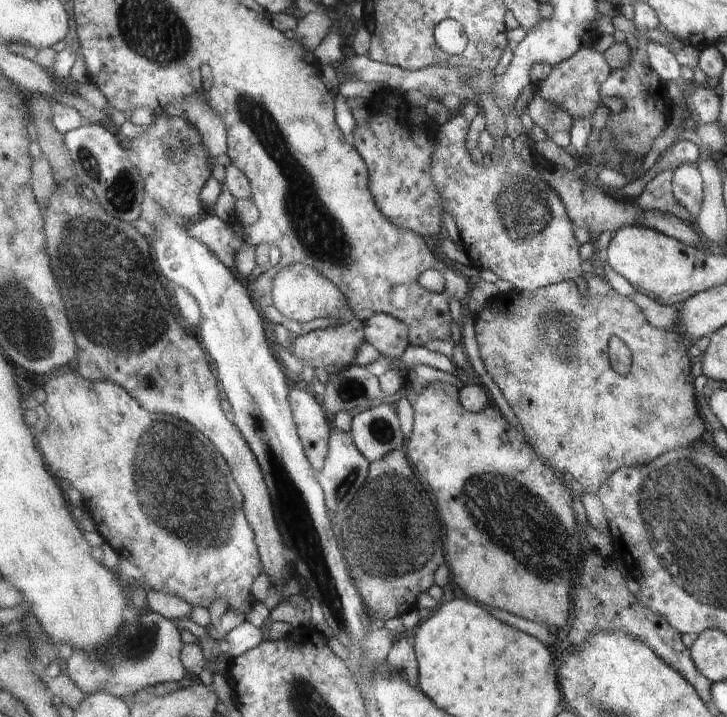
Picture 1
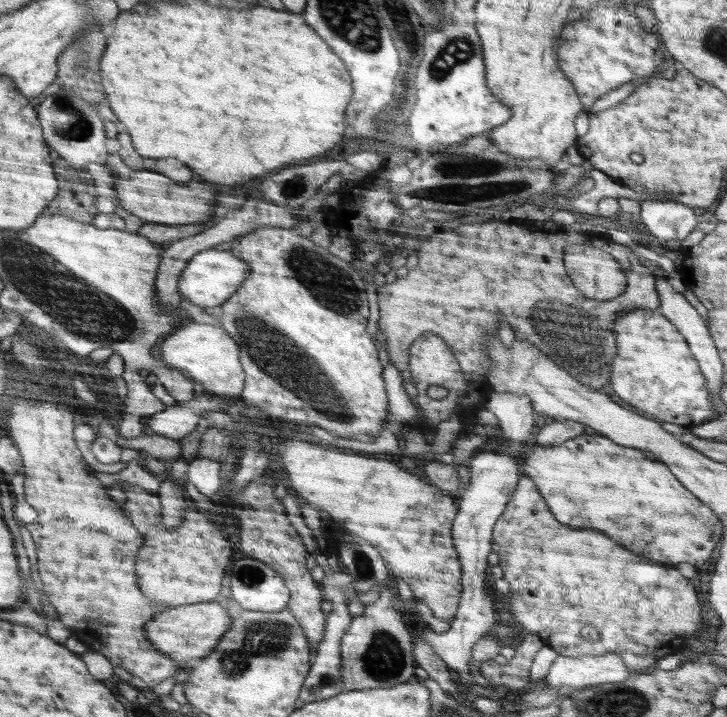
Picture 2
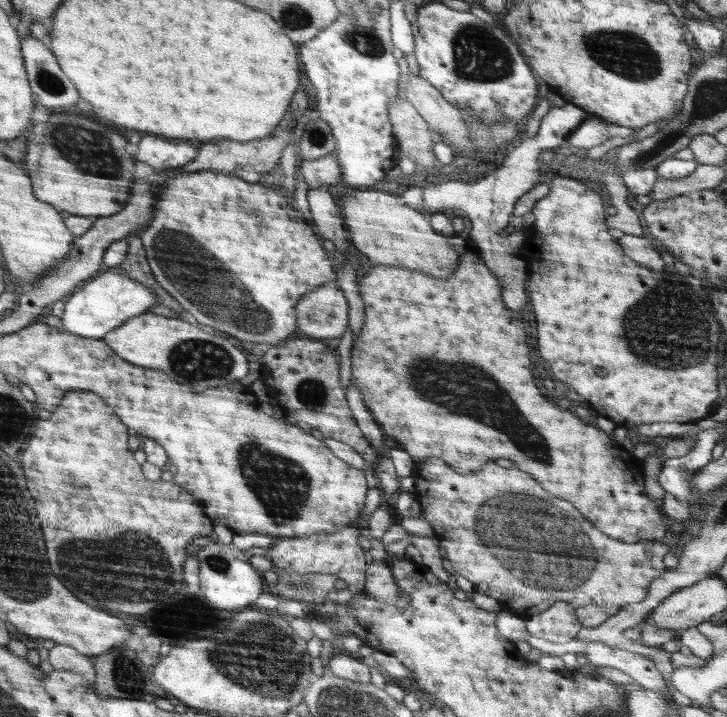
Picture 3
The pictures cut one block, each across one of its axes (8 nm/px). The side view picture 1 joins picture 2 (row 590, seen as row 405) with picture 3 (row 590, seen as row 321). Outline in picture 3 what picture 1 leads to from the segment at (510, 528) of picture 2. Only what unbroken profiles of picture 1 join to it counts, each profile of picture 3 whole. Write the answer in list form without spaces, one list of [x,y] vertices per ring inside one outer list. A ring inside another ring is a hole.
[[[424,458],[415,466],[411,475],[416,480],[416,507],[444,548],[444,559],[449,568],[455,576],[471,580],[474,592],[494,597],[498,608],[505,608],[524,619],[532,611],[539,613],[556,602],[566,602],[574,607],[583,628],[594,628],[604,624],[624,606],[646,599],[652,580],[666,572],[662,560],[668,554],[668,546],[662,544],[662,540],[630,544],[598,532],[570,502],[542,490],[530,474],[516,466],[504,470],[498,464],[488,462],[474,474],[458,474],[440,458]],[[514,544],[518,544],[520,550],[516,550]],[[508,558],[520,558],[520,566]]]

